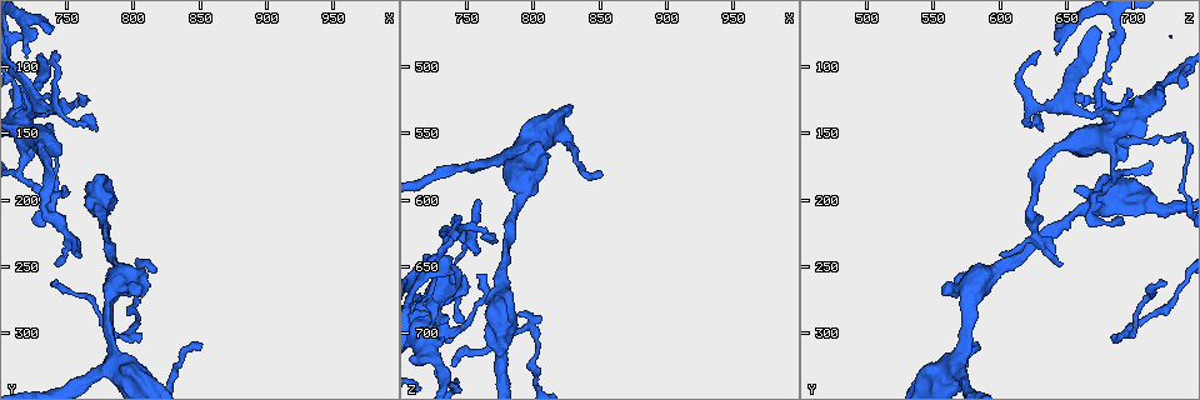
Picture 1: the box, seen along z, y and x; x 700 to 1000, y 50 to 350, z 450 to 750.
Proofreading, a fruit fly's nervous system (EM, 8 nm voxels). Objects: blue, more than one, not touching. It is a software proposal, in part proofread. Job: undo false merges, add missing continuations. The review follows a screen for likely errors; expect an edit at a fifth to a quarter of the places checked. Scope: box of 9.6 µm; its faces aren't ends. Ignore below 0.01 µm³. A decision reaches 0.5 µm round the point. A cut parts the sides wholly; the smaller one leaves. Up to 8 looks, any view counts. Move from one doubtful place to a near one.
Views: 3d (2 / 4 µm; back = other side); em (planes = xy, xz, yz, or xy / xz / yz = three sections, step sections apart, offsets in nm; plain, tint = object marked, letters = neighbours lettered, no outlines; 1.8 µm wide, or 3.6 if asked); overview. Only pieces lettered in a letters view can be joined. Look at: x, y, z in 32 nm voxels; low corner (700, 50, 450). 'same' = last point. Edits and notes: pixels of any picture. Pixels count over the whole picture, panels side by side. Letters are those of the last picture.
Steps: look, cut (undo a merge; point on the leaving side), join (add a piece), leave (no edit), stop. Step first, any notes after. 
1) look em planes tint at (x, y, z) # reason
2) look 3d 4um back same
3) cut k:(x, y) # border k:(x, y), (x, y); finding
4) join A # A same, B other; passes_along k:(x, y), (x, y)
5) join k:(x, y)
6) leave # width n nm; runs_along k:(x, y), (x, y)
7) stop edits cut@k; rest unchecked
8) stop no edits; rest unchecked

look em 3.6um planes letters at (726, 132, 654) # three arms meet

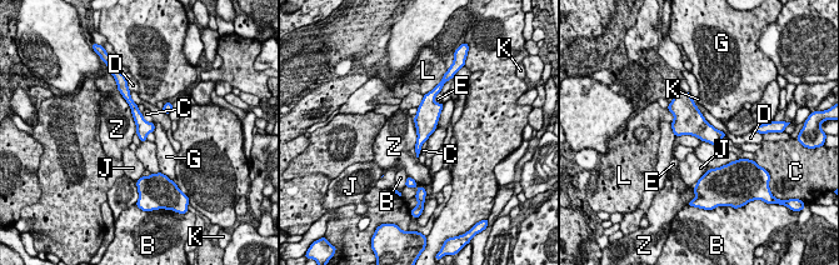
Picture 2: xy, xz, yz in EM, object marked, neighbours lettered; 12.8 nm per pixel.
leave # width 190 nm; longest_contact D 750 nm; B other, C other, D other, E other, G other, J other, K other, L other, Z other; one neuron here

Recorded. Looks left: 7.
look em xy step 8 tint at (734, 140, 704) # branch stops here

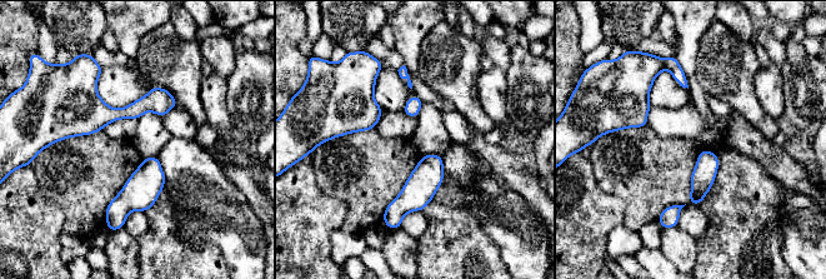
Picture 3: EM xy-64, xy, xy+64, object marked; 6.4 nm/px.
look em planes letters same

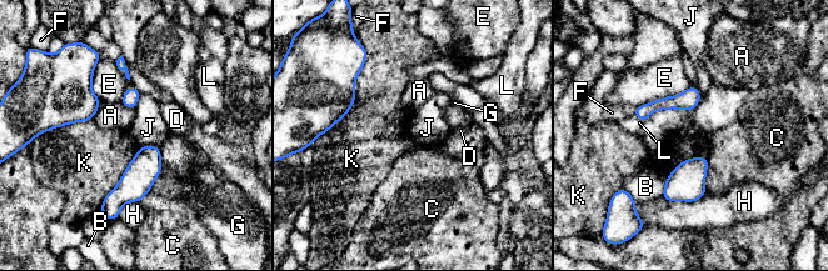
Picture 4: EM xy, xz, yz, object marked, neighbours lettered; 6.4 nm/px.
leave # A other, B other, C other, D other, E other, F other, G other, H other, J other, K other, L other; runs_along 4:(697, 96), (638, 113); none of them fits

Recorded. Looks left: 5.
look 3d 2um at (742, 248, 646) # free end

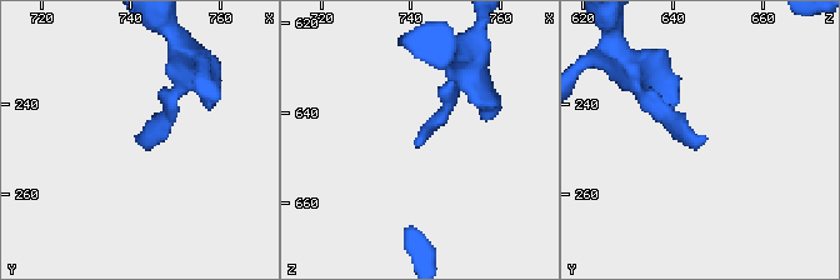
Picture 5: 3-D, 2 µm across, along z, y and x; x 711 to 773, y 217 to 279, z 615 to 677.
look em planes letters at (741, 248, 647)

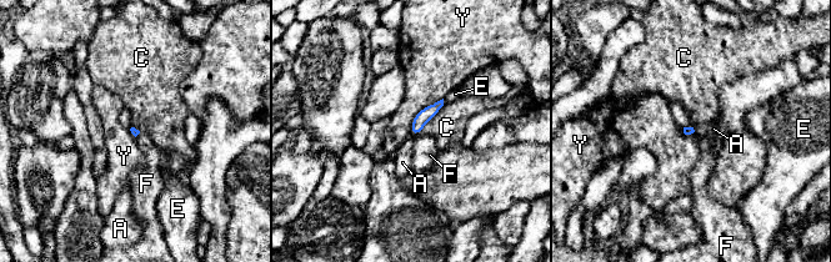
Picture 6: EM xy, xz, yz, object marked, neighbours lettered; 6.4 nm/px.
leave # A other, C other, E other, F other, Y other; border 6:(442, 97), (415, 116), (411, 135); none of them fits

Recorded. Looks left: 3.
stop no edits; rest unchecked

